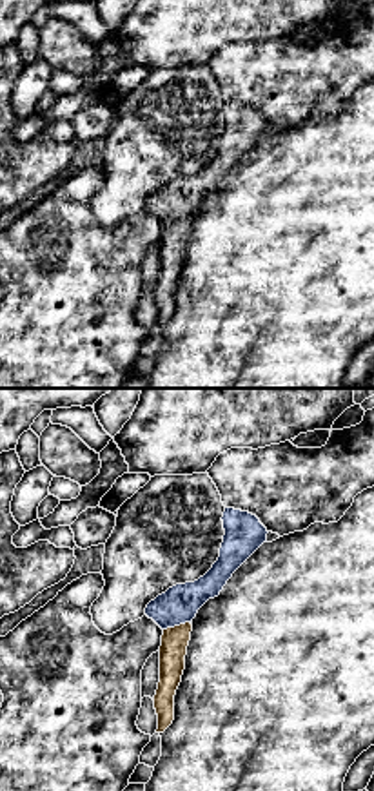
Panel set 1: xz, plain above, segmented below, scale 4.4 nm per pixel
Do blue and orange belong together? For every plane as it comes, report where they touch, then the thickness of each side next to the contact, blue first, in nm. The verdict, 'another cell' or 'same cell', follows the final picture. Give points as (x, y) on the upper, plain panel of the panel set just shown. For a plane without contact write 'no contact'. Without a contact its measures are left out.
(177, 218) | 170/120 nm

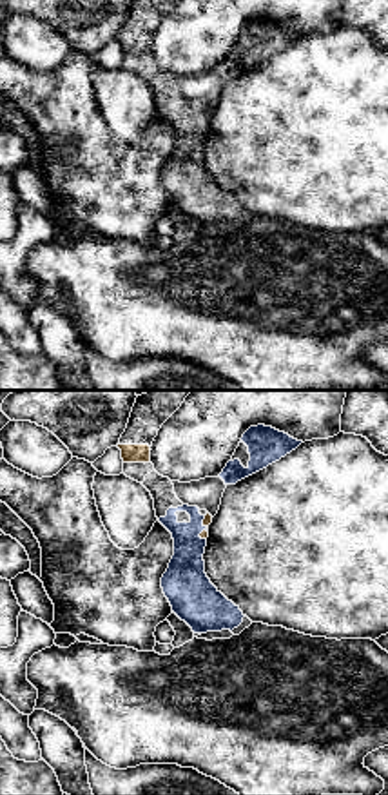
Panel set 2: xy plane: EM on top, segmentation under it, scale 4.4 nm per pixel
(203, 122) | 190/40 nm

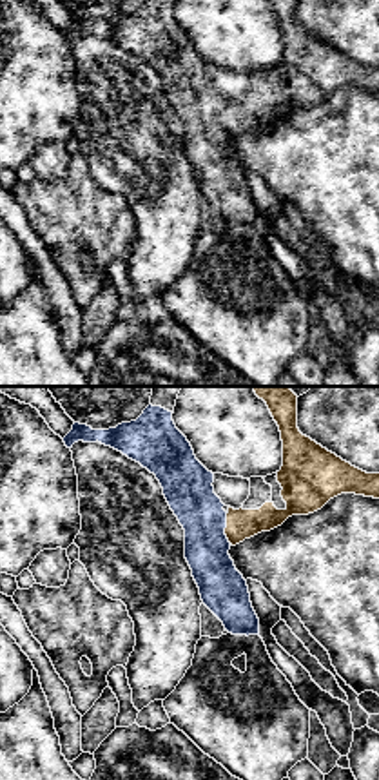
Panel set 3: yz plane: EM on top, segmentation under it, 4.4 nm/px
(225, 120) | 220/130 nm

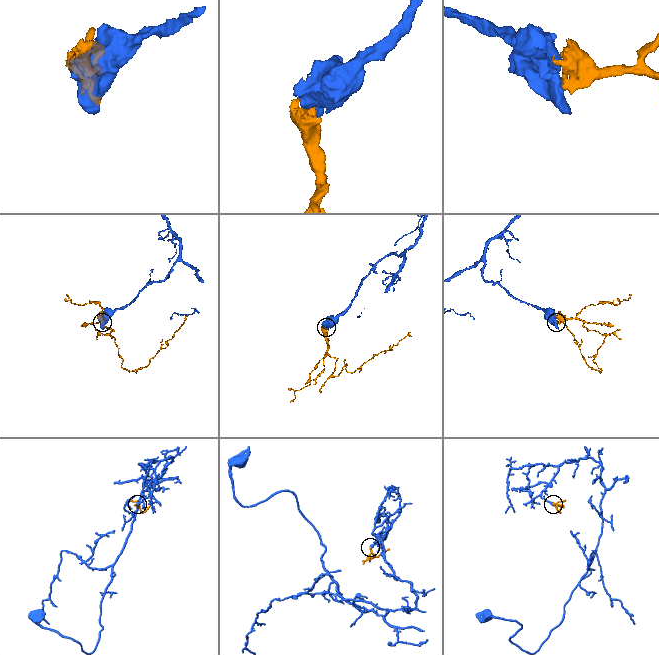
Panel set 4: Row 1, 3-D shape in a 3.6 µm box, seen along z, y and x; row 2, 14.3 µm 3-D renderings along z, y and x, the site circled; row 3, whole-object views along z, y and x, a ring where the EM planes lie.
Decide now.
same cell

